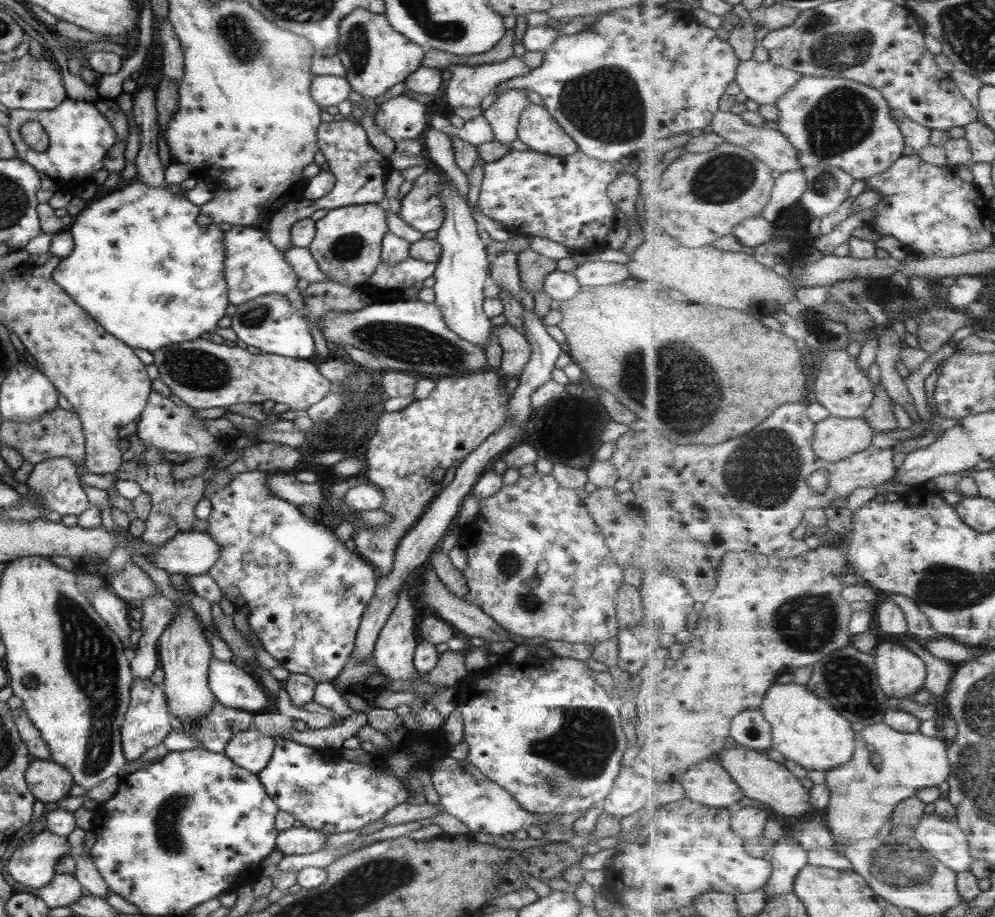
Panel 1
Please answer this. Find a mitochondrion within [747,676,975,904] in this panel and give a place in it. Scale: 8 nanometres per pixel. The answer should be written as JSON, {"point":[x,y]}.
{"point":[896,866]}

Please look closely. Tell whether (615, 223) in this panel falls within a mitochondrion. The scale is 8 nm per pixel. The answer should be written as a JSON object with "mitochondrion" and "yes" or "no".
{"mitochondrion":"no"}

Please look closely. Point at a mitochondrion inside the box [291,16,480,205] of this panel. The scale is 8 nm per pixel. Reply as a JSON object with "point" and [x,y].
{"point":[356,43]}

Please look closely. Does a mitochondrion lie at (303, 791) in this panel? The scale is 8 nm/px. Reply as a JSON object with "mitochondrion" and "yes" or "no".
{"mitochondrion":"yes"}

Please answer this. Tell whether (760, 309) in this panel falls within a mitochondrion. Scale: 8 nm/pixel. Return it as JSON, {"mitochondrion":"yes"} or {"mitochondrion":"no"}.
{"mitochondrion":"no"}

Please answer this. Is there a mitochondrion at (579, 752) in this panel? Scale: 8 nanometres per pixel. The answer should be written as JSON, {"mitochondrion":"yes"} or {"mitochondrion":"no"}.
{"mitochondrion":"yes"}

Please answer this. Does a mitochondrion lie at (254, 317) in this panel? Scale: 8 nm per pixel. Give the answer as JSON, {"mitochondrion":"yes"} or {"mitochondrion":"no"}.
{"mitochondrion":"yes"}

